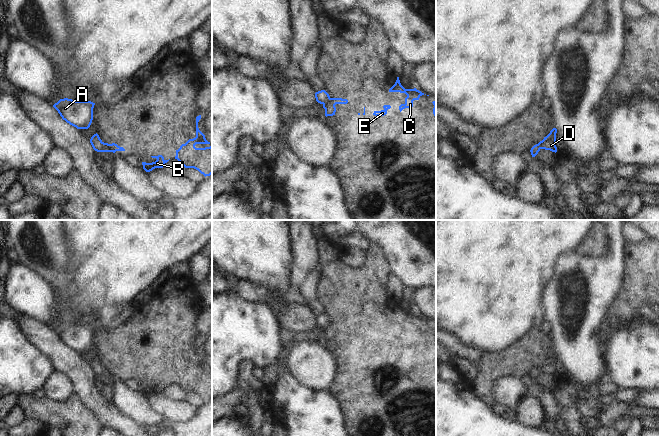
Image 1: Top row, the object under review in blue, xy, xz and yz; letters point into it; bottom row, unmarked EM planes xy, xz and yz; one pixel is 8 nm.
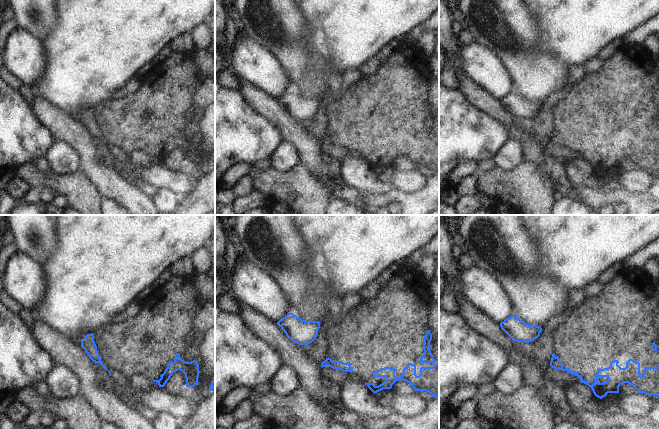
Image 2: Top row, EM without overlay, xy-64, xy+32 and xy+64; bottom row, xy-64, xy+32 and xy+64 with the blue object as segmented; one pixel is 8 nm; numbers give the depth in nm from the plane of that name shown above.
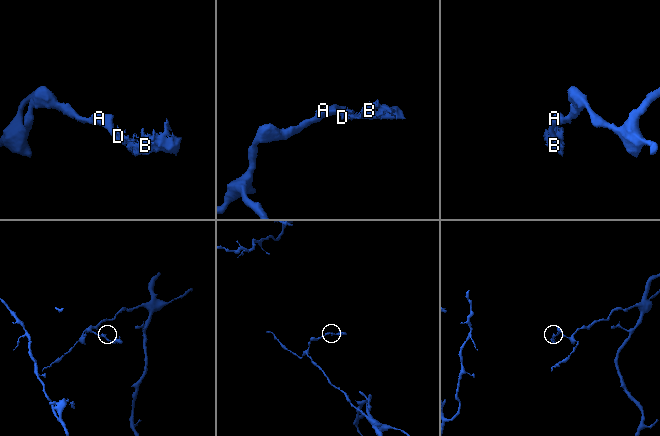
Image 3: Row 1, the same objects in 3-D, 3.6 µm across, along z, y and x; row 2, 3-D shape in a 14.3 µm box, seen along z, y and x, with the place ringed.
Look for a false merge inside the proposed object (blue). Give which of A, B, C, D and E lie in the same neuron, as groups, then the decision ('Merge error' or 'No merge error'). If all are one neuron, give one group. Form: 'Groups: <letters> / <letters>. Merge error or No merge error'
Groups: A / B C D E. Merge error

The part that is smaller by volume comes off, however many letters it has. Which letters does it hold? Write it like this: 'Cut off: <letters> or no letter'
Cut off: B, C, D, E

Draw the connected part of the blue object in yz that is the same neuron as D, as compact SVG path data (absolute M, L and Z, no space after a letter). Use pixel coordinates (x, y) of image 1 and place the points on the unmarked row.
M553 352L550 355L550 357L546 361L544 361L542 365L538 367L540 373L550 374L556 377L557 376L556 357L557 357L557 353Z

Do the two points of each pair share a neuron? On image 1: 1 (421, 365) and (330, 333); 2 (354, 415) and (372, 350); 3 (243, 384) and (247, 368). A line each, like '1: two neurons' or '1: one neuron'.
1: one neuron
2: one neuron
3: one neuron

